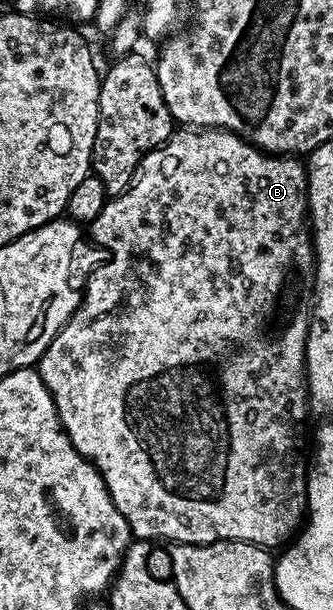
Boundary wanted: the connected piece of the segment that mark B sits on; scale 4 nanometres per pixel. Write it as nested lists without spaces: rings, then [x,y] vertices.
[[[181,128],[174,133],[169,141],[162,146],[155,147],[151,153],[144,154],[141,163],[134,170],[128,186],[120,194],[110,197],[99,216],[91,223],[93,238],[110,254],[109,262],[105,262],[89,278],[85,290],[83,286],[83,301],[77,311],[67,320],[67,324],[51,340],[45,349],[44,356],[39,359],[39,373],[43,384],[51,392],[53,403],[65,435],[71,440],[73,447],[84,458],[93,463],[93,467],[100,472],[105,482],[107,492],[129,521],[132,537],[137,540],[158,540],[162,538],[165,544],[186,542],[187,544],[207,544],[208,542],[250,542],[256,546],[266,548],[280,547],[294,537],[295,531],[302,525],[303,515],[307,510],[307,446],[305,450],[305,413],[308,412],[311,402],[309,399],[309,383],[305,377],[305,341],[309,335],[309,320],[311,307],[315,297],[315,275],[317,260],[313,253],[313,235],[309,221],[309,171],[306,163],[297,156],[282,156],[280,154],[266,154],[257,149],[250,142],[232,134],[230,130],[215,130],[212,128]]]

